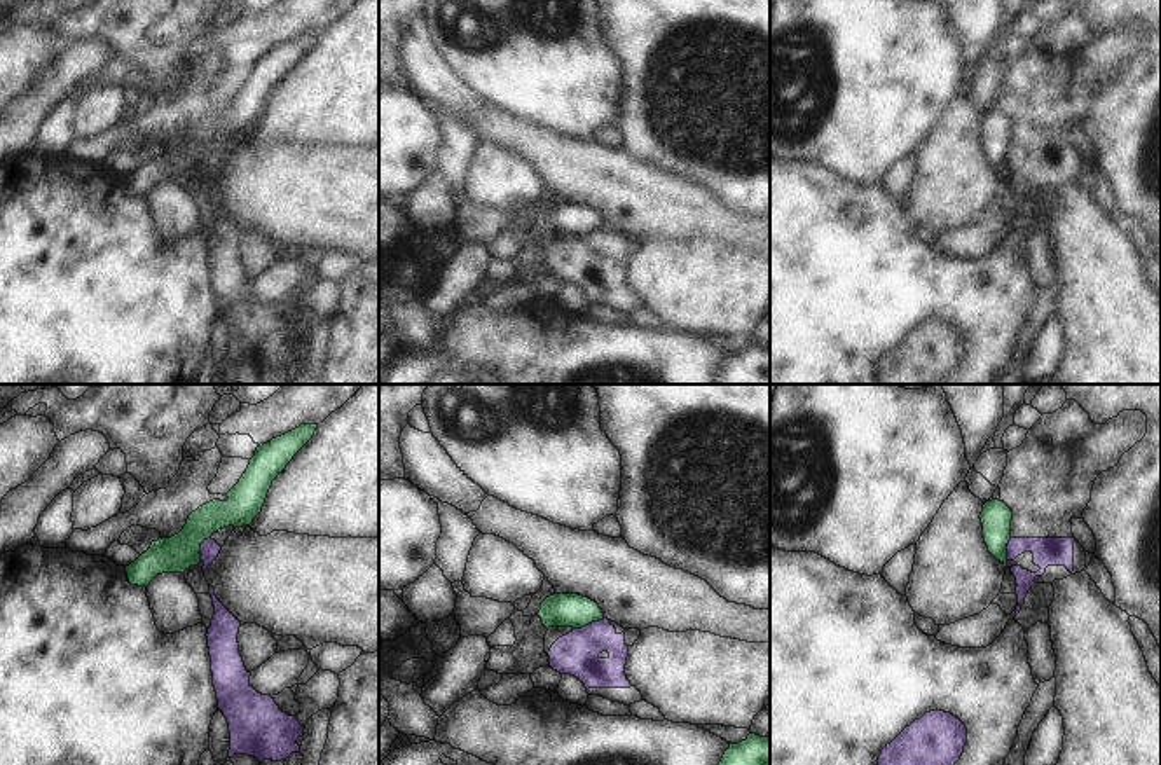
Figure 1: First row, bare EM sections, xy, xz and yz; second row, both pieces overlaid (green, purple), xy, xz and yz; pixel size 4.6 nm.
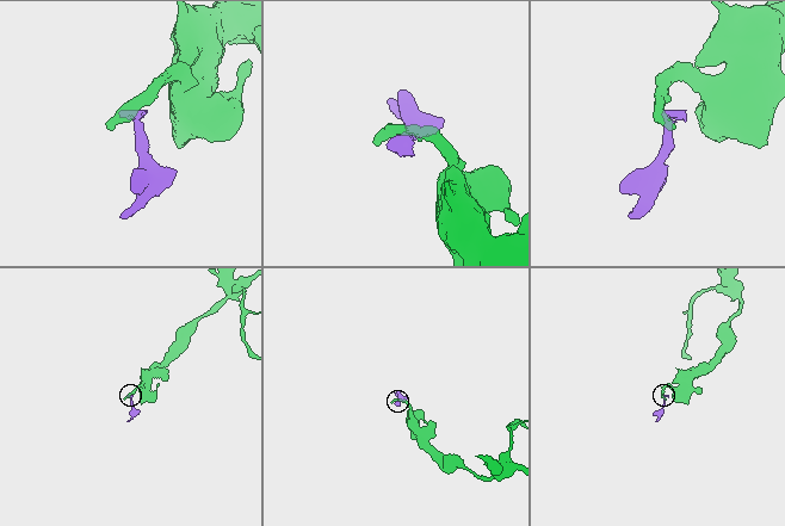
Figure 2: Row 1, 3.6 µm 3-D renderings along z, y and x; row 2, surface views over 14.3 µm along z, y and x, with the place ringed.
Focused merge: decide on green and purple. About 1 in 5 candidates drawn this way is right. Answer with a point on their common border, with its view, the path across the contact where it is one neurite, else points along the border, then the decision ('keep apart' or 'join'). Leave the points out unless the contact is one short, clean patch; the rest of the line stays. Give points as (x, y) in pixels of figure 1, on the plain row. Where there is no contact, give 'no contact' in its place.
meets green in xz at (589, 231); border along xz (604, 227), (573, 238); keep apart

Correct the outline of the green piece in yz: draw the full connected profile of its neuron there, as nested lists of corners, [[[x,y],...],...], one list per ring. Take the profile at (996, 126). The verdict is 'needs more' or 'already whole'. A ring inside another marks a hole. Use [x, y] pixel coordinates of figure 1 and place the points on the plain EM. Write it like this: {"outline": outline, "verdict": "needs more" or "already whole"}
{"outline": [[[992,108],[983,114],[979,124],[983,133],[983,147],[988,161],[1000,171],[1007,173],[1007,152],[1011,148],[1011,117],[1000,110]]], "verdict": "already whole"}

